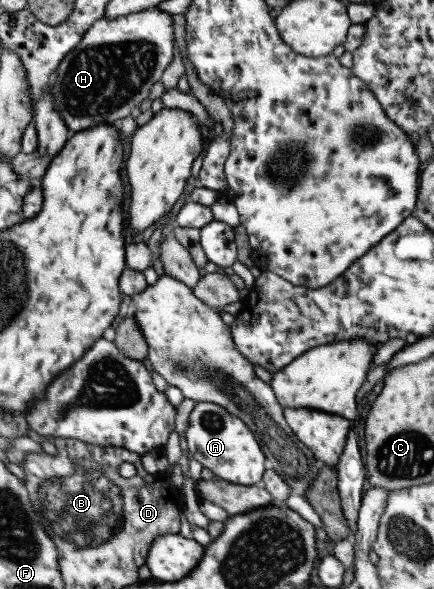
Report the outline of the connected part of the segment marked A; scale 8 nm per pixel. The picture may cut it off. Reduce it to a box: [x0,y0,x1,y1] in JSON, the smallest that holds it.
[184,403,265,486]

